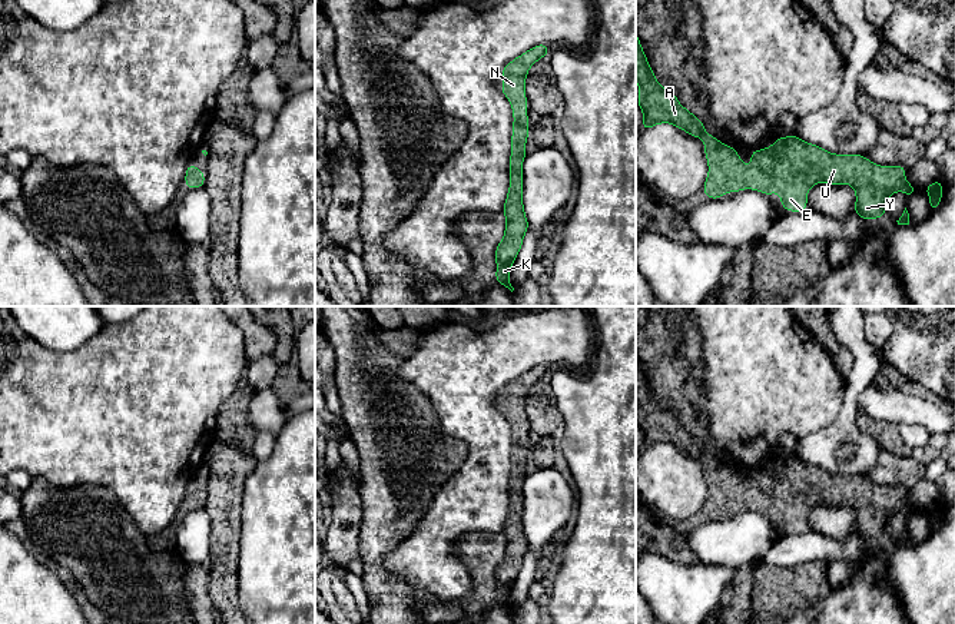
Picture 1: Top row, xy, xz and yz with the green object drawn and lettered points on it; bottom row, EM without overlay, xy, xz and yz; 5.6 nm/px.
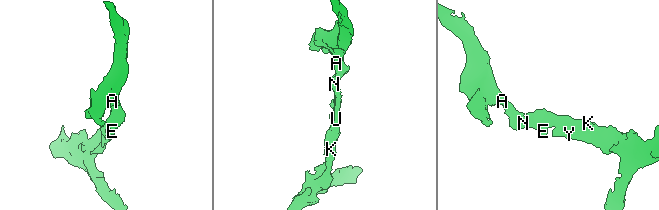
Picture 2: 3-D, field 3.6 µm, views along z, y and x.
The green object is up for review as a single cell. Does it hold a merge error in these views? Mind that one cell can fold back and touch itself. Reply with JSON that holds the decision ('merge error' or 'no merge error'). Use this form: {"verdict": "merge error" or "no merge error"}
{"verdict": "no merge error"}

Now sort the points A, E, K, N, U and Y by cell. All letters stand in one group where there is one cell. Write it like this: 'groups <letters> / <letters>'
groups A E K N U Y

